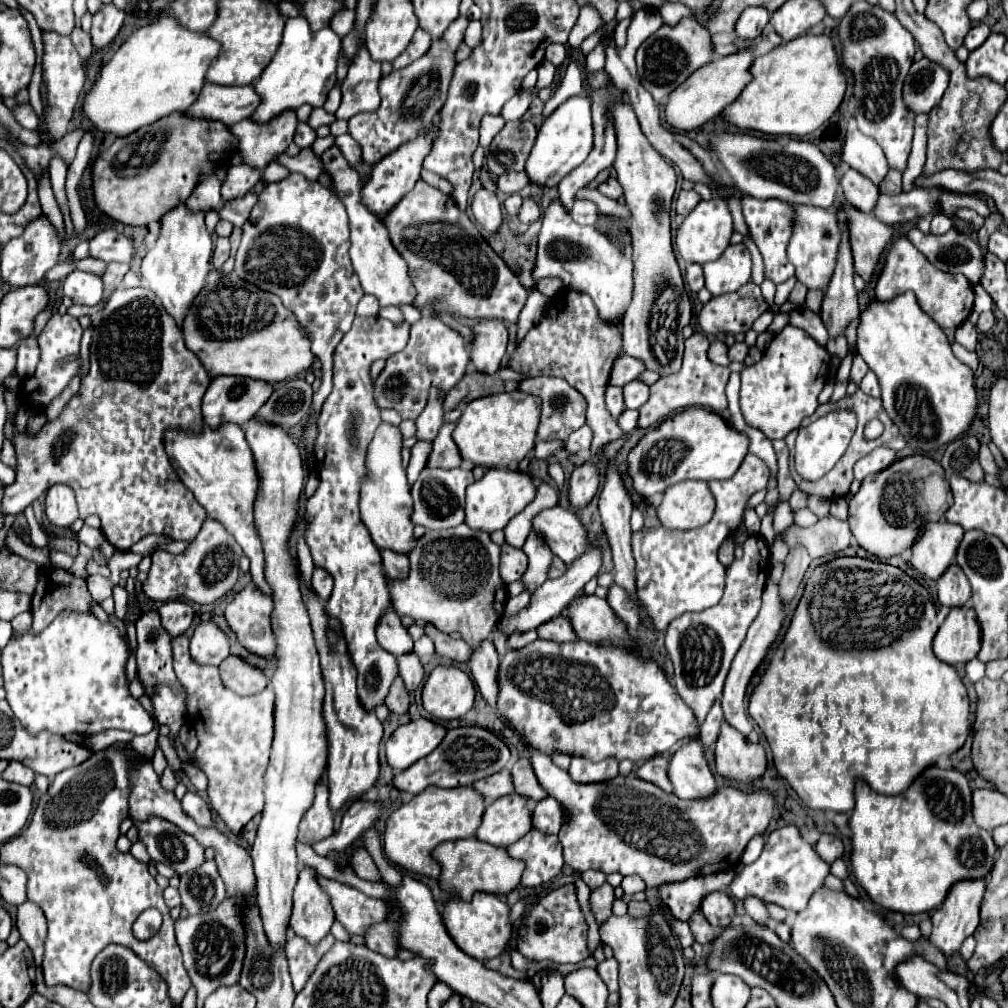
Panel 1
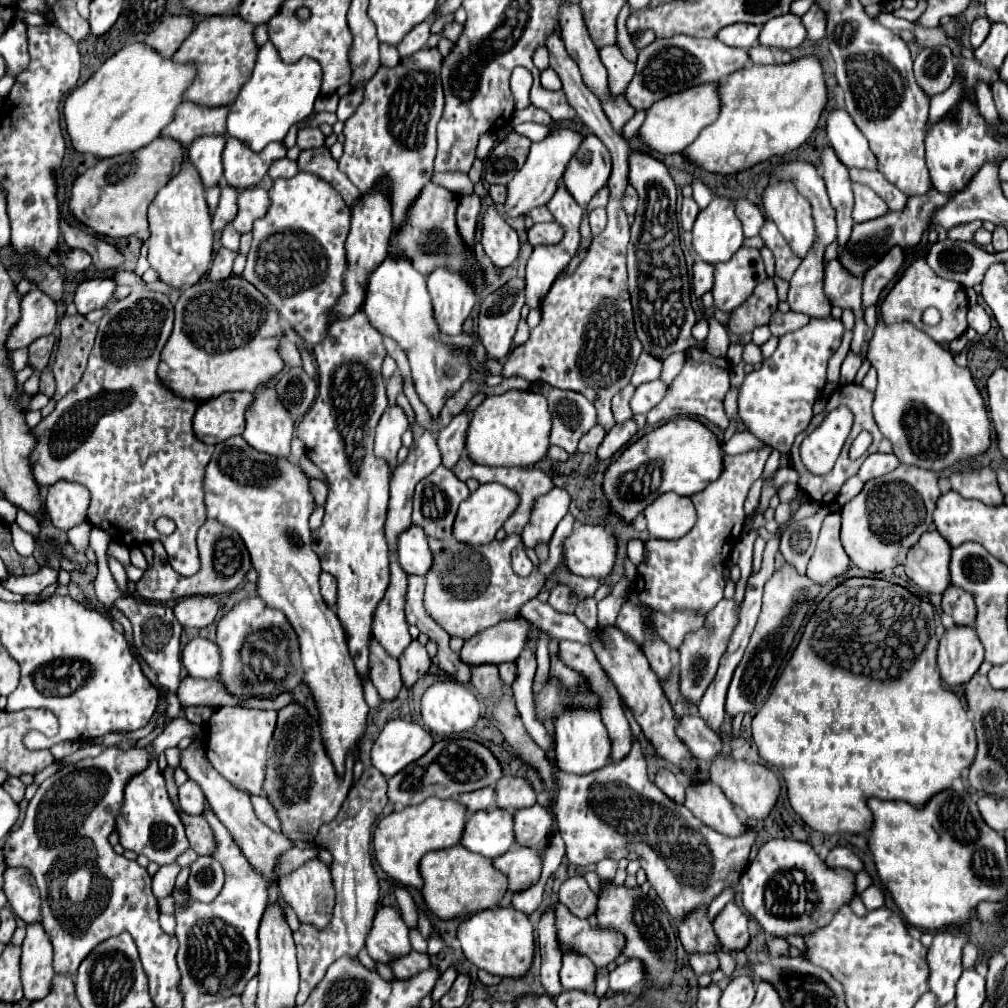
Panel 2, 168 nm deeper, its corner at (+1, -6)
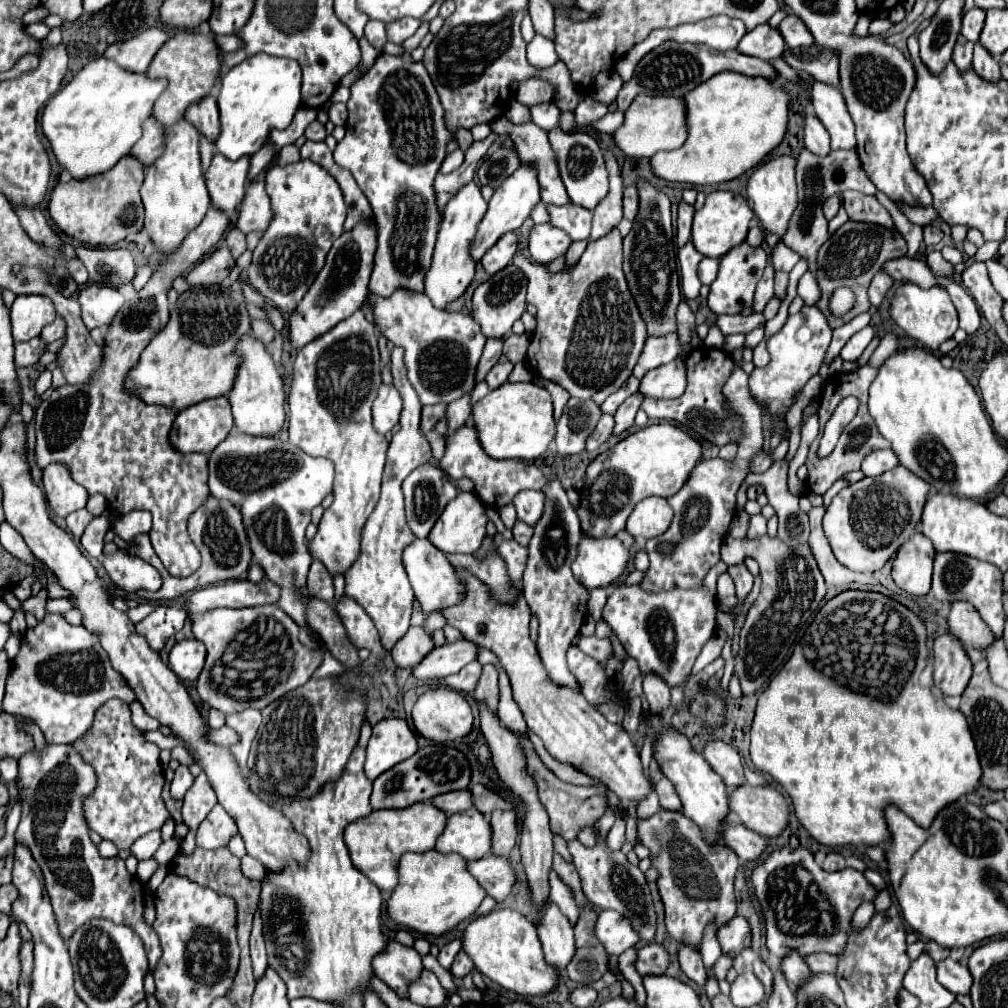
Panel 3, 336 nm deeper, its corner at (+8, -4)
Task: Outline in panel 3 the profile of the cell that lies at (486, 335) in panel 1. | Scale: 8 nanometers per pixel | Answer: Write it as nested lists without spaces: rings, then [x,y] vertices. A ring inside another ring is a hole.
[[[507,266],[493,274],[487,282],[477,286],[473,294],[473,318],[481,324],[481,330],[487,338],[503,338],[511,332],[515,320],[525,312],[525,294],[527,294],[527,278],[517,266]]]

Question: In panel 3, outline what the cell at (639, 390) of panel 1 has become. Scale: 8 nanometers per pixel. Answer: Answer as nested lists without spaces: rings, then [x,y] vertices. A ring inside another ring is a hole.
[[[673,360],[665,366],[649,370],[641,378],[641,392],[645,396],[653,398],[677,398],[683,394],[687,386],[687,376],[685,376],[685,362],[683,360]]]

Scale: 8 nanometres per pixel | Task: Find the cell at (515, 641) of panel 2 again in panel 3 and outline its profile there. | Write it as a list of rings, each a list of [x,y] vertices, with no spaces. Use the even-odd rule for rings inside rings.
[[[457,640],[453,644],[443,644],[433,648],[415,668],[413,676],[417,680],[443,680],[457,674],[465,664],[473,662],[477,648],[469,640]]]

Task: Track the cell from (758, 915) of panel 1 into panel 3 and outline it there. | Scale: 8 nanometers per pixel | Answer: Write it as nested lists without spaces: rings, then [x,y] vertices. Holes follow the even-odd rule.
[[[789,954],[789,958],[785,958],[785,962],[781,962],[781,970],[783,970],[787,982],[793,984],[795,988],[805,984],[807,978],[813,976],[813,972],[805,964],[805,960],[801,956],[797,956],[797,954]]]

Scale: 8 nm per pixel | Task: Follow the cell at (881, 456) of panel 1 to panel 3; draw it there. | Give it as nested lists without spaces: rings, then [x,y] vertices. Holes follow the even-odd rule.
[[[887,448],[887,450],[875,450],[875,452],[871,452],[863,460],[861,470],[863,470],[865,476],[881,476],[883,472],[887,472],[887,470],[891,470],[895,466],[899,466],[899,460],[897,460],[895,452],[891,448]]]

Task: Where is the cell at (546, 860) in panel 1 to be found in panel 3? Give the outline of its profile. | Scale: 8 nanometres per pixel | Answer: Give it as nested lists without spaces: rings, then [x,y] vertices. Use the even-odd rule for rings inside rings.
[[[487,854],[485,858],[479,858],[477,862],[467,862],[467,870],[483,886],[487,896],[495,898],[497,902],[503,902],[507,898],[515,882],[509,860],[497,858],[495,854]]]

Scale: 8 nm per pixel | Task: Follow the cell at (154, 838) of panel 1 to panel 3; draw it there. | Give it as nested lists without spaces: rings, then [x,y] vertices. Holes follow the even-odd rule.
[[[117,698],[105,702],[97,710],[89,732],[77,738],[73,748],[97,774],[93,794],[83,798],[83,816],[87,826],[103,840],[111,840],[119,850],[127,850],[139,836],[165,824],[169,812],[161,798],[165,776],[159,764],[159,746],[145,740],[143,732],[133,726],[131,710],[125,702]]]

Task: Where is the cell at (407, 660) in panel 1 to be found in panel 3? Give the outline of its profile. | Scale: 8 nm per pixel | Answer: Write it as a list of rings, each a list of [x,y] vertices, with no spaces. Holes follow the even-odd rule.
[[[411,626],[407,634],[393,646],[391,656],[399,668],[413,668],[429,650],[433,650],[433,640],[423,626]]]

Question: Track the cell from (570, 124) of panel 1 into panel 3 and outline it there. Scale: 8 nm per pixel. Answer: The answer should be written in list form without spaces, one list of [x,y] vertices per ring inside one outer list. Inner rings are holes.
[[[521,164],[521,168],[519,168],[513,176],[509,176],[509,178],[495,190],[493,198],[489,200],[487,212],[485,212],[483,220],[479,222],[477,234],[475,234],[475,238],[471,240],[471,246],[469,246],[471,258],[473,258],[475,262],[479,262],[479,260],[485,256],[485,252],[487,252],[489,248],[493,248],[495,242],[497,242],[503,234],[515,232],[515,230],[525,222],[525,218],[531,214],[533,206],[535,206],[539,200],[541,200],[541,196],[539,196],[537,174],[535,174],[535,170],[533,170],[531,166]]]

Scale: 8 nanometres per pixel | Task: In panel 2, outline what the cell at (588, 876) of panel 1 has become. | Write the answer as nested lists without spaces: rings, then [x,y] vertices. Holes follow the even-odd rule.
[[[602,860],[600,864],[596,864],[596,874],[602,880],[612,880],[616,874],[616,868],[618,868],[618,864],[612,864],[612,860]]]

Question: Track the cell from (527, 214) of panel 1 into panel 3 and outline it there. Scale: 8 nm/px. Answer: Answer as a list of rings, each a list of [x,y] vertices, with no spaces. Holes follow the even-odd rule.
[[[539,224],[533,226],[529,236],[529,252],[535,262],[547,264],[555,258],[563,256],[567,248],[571,246],[571,238],[565,230],[555,228],[551,224]]]

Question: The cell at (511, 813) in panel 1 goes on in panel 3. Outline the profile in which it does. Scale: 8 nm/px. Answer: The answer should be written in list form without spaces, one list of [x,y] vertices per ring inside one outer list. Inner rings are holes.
[[[469,808],[461,814],[447,818],[443,834],[437,838],[435,850],[441,854],[459,854],[467,862],[479,860],[489,854],[491,826],[483,814]]]

